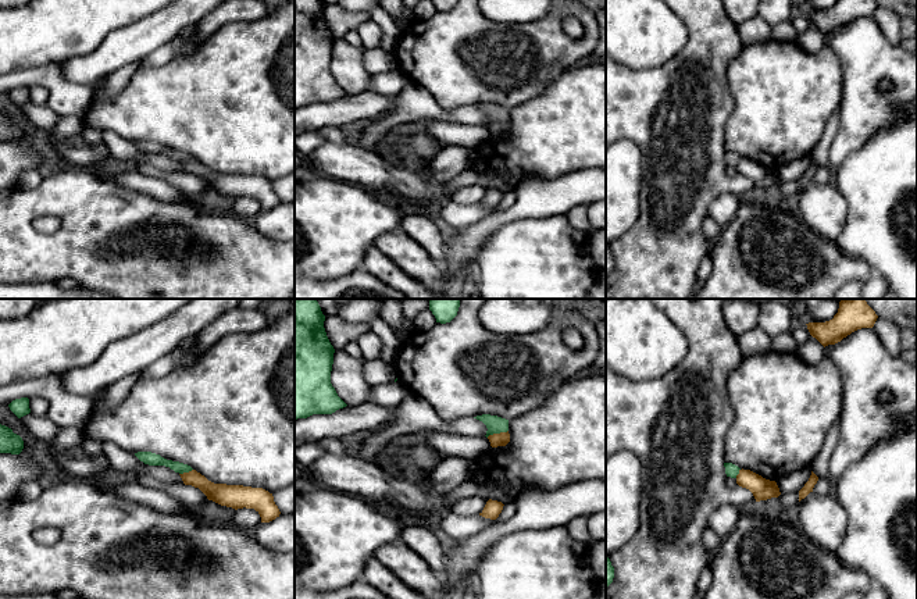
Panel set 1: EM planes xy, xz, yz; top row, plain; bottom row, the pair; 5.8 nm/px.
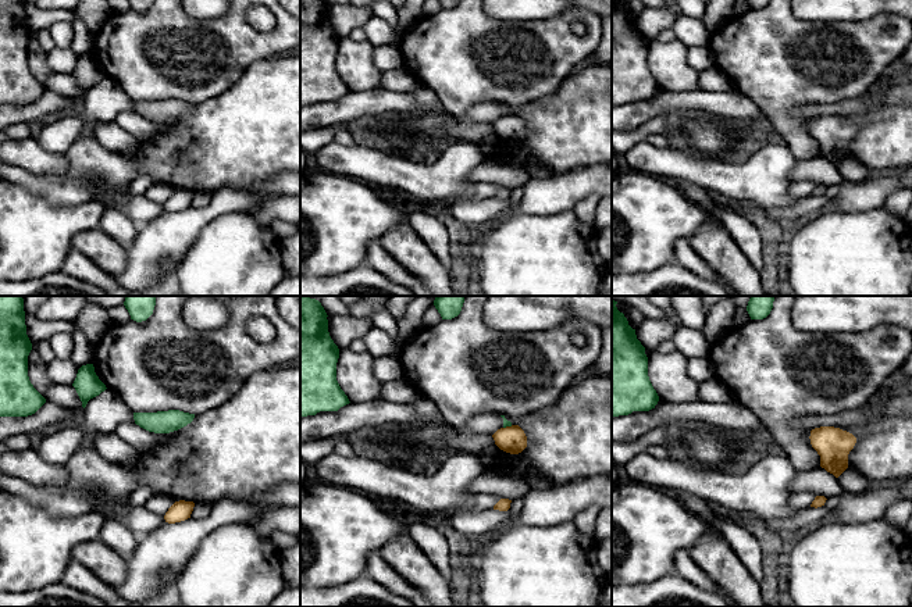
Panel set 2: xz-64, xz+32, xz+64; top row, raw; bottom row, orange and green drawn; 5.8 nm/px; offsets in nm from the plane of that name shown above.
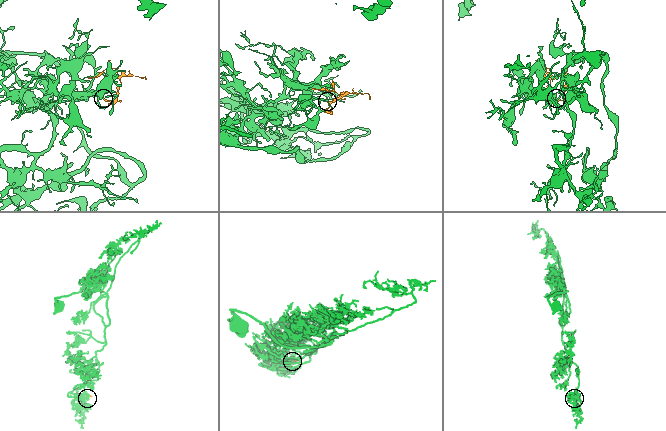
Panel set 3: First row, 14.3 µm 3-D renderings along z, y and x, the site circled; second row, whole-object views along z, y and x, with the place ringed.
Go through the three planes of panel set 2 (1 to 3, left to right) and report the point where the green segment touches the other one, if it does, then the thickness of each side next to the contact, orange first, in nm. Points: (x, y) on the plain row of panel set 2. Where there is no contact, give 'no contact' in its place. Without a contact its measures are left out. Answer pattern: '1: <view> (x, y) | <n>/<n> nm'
1: no contact
2: xz+32 (508, 115) | 160/40 nm
3: no contact

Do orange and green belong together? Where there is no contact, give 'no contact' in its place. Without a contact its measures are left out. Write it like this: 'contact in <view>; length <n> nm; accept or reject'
contact in xz; length 130 nm; reject

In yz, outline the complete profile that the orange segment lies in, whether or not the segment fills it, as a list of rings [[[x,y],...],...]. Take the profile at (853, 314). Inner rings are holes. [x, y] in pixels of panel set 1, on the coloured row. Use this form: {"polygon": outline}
{"polygon": [[[842,299],[838,313],[825,322],[809,322],[807,329],[824,347],[835,345],[852,332],[873,328],[878,315],[864,299]]]}

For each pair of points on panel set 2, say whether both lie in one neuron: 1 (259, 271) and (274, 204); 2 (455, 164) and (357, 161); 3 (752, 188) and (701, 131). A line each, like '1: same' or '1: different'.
1: different
2: same
3: different

